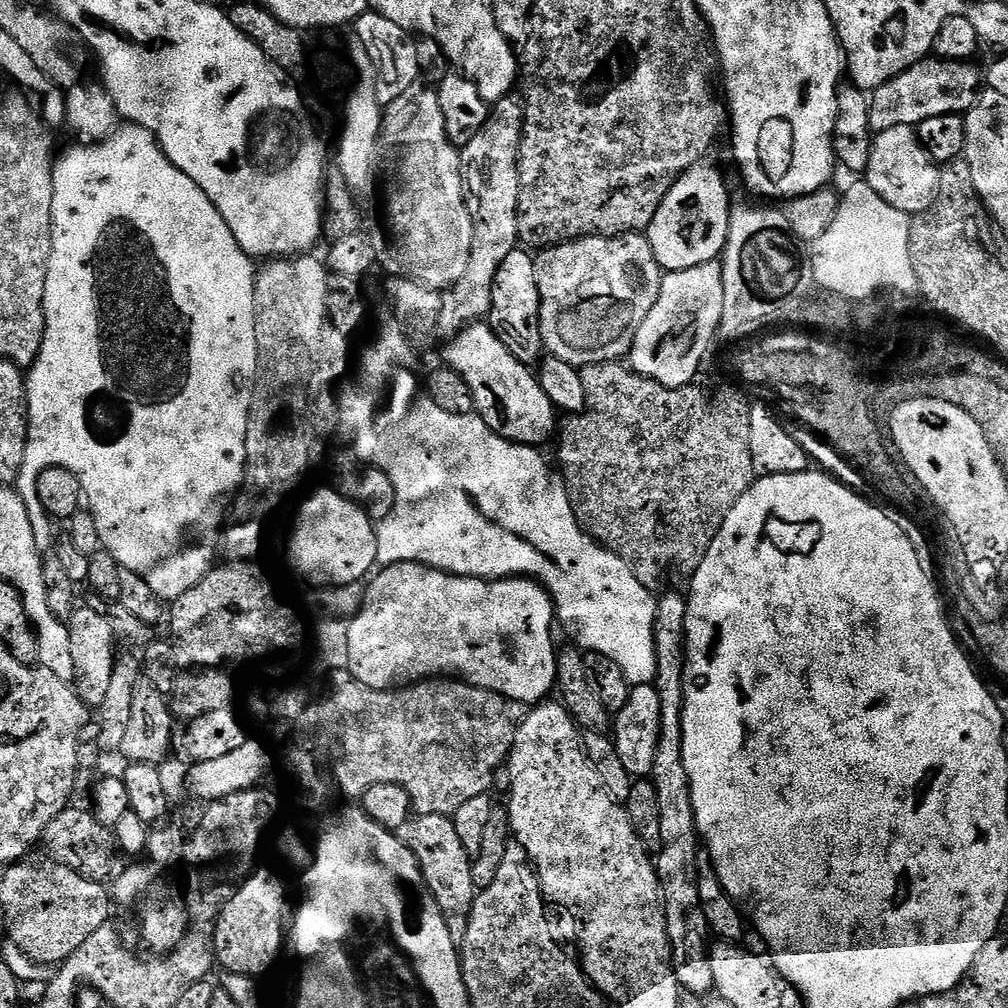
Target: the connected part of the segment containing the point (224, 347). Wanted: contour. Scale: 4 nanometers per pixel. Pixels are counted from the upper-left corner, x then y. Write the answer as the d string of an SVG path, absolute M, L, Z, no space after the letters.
M125 123L117 127L111 134L103 137L99 142L84 142L81 148L72 148L64 157L55 161L52 170L52 181L54 182L54 198L52 199L52 249L50 250L50 262L46 274L46 290L44 291L44 341L36 361L30 365L26 372L26 383L28 385L28 451L22 458L22 473L28 478L35 477L45 466L62 466L70 470L78 478L80 491L86 497L87 511L92 513L94 522L98 526L98 538L101 545L120 564L121 568L134 570L142 578L146 578L146 586L154 590L154 594L161 602L177 600L186 590L196 585L204 575L213 567L212 552L195 544L196 532L208 528L220 516L220 503L224 499L240 491L246 475L246 430L248 429L248 411L252 405L252 392L255 390L256 376L259 373L258 343L255 338L255 312L254 292L256 284L257 265L253 257L246 255L242 246L230 234L230 226L226 226L226 218L218 214L214 202L206 198L204 191L178 166L174 166L170 158L161 150L156 143L156 136L143 128L141 124Z

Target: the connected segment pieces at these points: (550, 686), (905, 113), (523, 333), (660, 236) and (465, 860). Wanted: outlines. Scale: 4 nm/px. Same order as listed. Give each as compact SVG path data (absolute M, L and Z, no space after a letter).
M388 564L384 566L384 569L382 568L371 577L371 580L373 579L372 585L367 585L360 611L352 617L348 625L347 671L352 672L354 678L358 678L358 682L362 682L374 690L391 692L421 682L427 682L433 678L455 678L463 680L466 684L473 684L479 688L490 690L494 694L502 694L507 700L513 700L525 706L535 706L551 697L548 695L554 692L558 684L556 673L558 644L552 641L552 624L554 628L556 610L552 606L552 595L544 589L543 584L531 578L483 580L473 576L455 576L425 564Z
M931 59L920 60L902 74L890 78L890 82L874 89L869 106L869 125L873 133L894 130L894 126L903 124L917 126L938 115L959 116L975 106L982 95L982 72L975 68L975 63L968 60Z
M517 248L508 254L499 266L494 278L494 290L491 292L491 314L488 324L519 361L532 366L543 357L544 340L541 338L540 328L538 271L533 255L525 252L525 249Z
M709 162L695 164L666 194L654 222L646 230L654 258L665 273L681 272L717 259L728 244L734 200L728 197L724 176Z
M438 814L413 815L398 829L398 835L418 858L420 872L446 918L450 934L453 938L462 938L468 929L478 891L472 873L473 857L468 855L460 831L456 829L455 819Z

